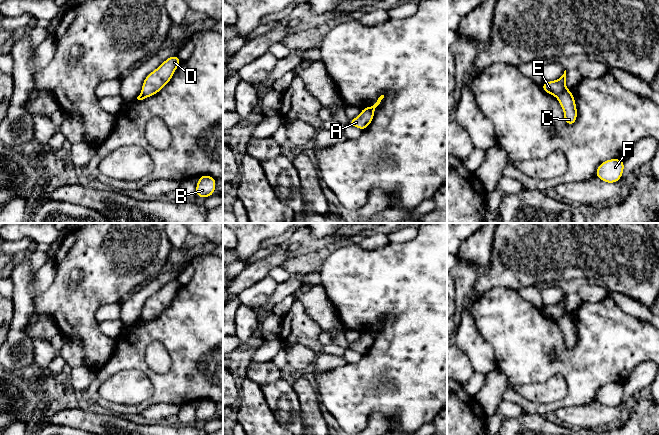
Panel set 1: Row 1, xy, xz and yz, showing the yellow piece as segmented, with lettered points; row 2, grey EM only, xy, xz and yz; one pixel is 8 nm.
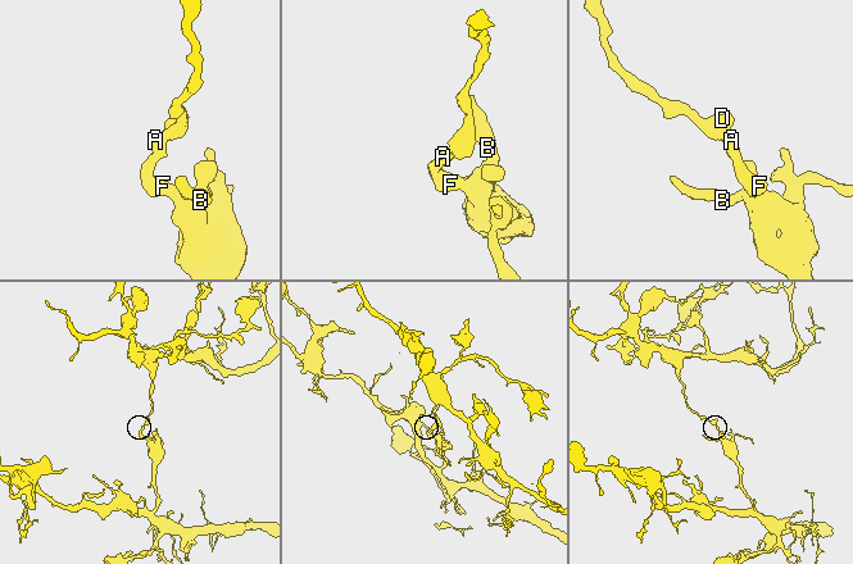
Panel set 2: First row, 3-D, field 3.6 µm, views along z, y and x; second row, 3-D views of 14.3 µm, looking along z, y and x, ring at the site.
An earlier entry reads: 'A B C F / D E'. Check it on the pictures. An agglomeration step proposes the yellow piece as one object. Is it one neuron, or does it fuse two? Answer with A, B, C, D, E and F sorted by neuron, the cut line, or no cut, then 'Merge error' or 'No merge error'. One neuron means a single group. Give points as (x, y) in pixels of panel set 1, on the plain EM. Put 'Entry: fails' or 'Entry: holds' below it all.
Groups: A B C F / D E. Split along yz (565, 312), (556, 321). Merge error
Entry: holds

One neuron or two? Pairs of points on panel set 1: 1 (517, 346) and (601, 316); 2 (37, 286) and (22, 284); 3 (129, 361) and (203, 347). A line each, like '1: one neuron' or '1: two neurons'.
1: one neuron
2: two neurons
3: one neuron

